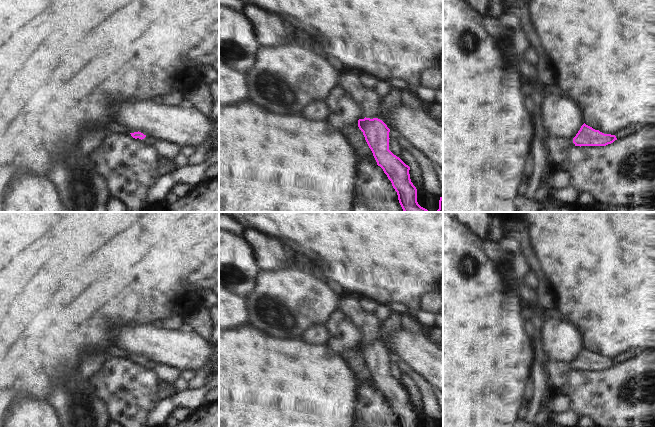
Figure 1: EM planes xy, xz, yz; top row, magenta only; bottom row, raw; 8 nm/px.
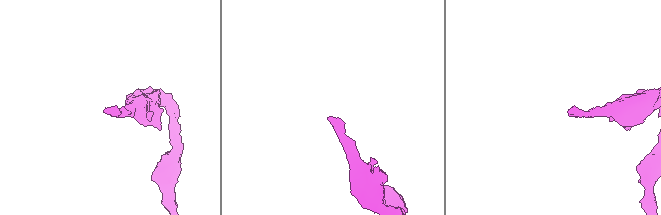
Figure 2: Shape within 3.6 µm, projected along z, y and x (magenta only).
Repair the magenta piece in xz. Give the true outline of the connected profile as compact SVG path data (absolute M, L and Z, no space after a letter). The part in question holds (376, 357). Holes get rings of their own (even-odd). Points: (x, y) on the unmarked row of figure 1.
M343 297L341 303L337 306L338 310L344 310L345 313L353 319L353 325L365 335L365 342L358 344L358 351L363 356L365 364L371 373L373 380L397 416L399 427L418 427L417 413L410 403L410 391L406 389L399 381L389 374L389 356L387 349L378 342L378 333L380 322L374 313L368 313L363 310L359 301L350 297Z

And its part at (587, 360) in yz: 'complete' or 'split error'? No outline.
split error

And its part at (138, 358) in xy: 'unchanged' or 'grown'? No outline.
grown

